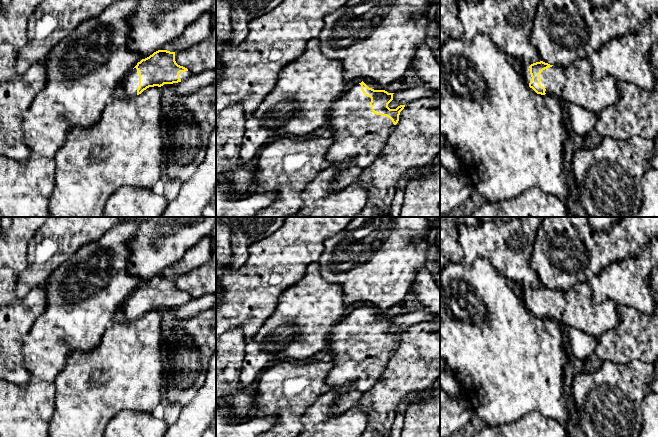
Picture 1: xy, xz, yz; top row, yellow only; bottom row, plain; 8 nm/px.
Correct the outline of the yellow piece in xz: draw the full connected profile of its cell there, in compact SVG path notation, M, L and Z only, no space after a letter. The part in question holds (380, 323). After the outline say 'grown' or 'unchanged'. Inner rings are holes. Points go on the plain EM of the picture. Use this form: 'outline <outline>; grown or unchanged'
outline M362 305L332 329L327 348L333 366L327 375L323 393L343 386L347 386L348 390L337 396L330 414L341 415L354 407L382 375L405 331L388 331L393 318L369 312Z; grown

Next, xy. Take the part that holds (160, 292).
outline M158 274L138 286L121 309L127 320L135 320L149 311L184 305L190 299L187 292L176 287L175 276Z; grown

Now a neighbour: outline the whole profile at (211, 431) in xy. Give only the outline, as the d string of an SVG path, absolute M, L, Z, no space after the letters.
M216 417L213 418L210 426L203 434L203 437L216 437Z

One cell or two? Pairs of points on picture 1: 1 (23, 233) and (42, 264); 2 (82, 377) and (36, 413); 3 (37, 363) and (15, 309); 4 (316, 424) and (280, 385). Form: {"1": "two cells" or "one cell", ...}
{"1": "two cells", "2": "two cells", "3": "two cells", "4": "two cells"}

